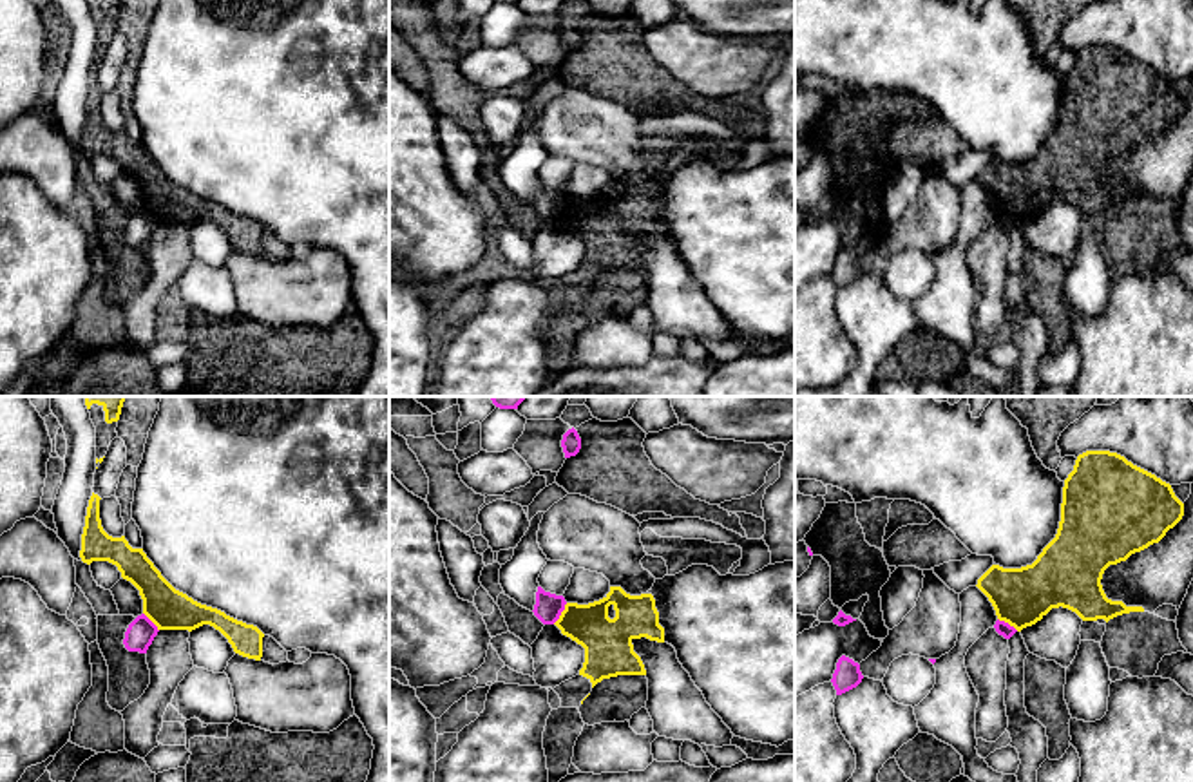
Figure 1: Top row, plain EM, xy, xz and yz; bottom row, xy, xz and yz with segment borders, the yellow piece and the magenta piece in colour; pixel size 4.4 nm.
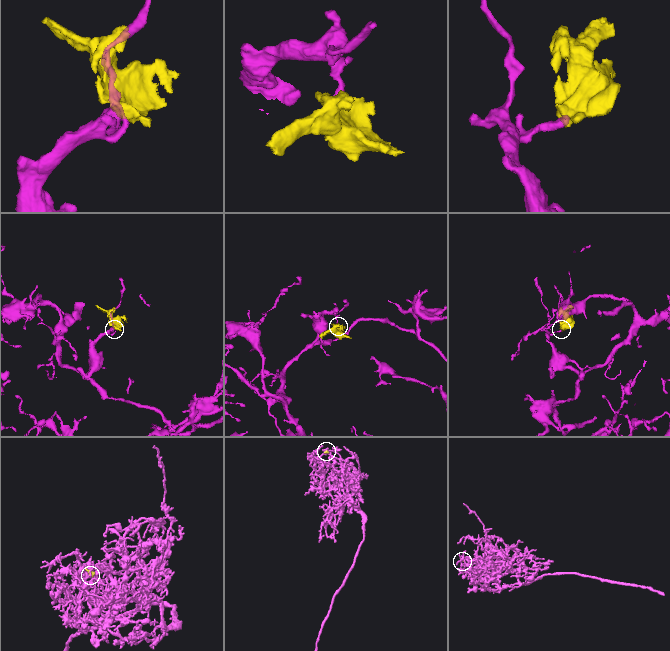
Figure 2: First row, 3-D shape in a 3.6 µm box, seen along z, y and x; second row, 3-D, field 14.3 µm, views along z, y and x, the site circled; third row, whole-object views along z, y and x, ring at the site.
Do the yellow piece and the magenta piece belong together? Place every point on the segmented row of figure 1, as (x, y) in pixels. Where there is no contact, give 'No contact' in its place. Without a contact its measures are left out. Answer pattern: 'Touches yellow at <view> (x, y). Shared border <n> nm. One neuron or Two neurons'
Touches yellow at xz (562, 614). Shared border 120 nm. Two neurons

